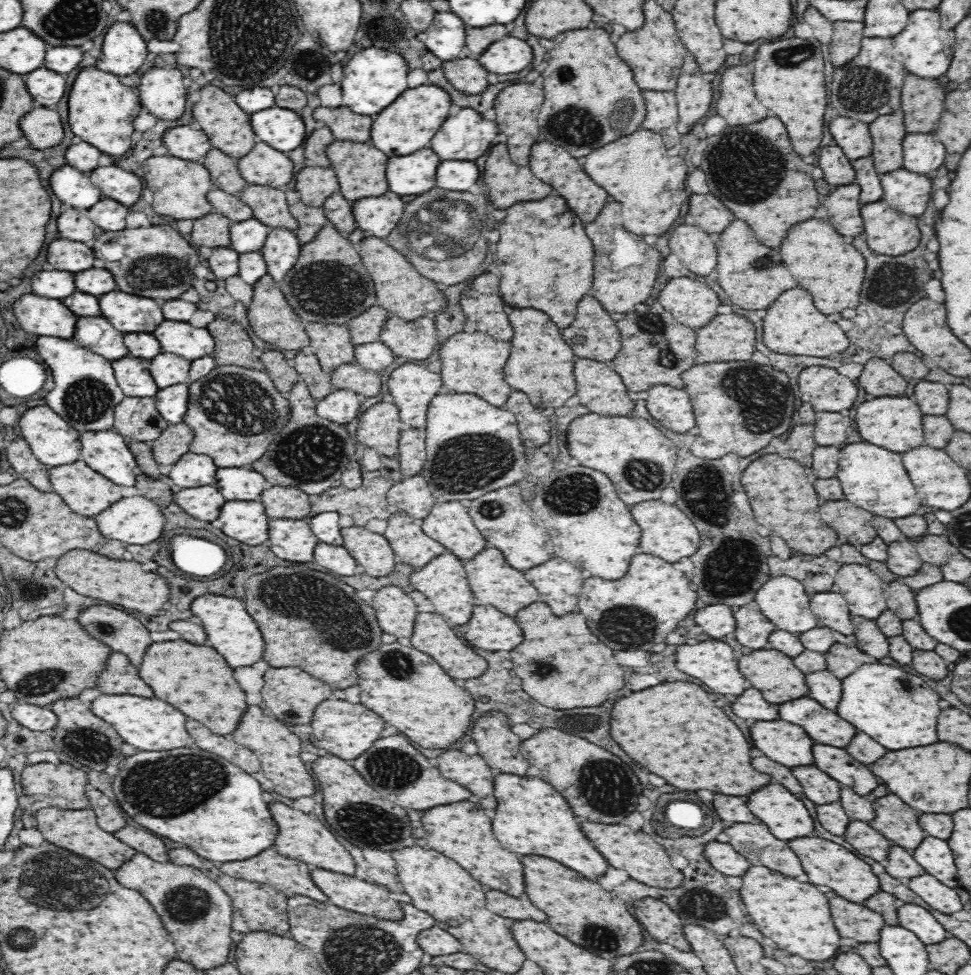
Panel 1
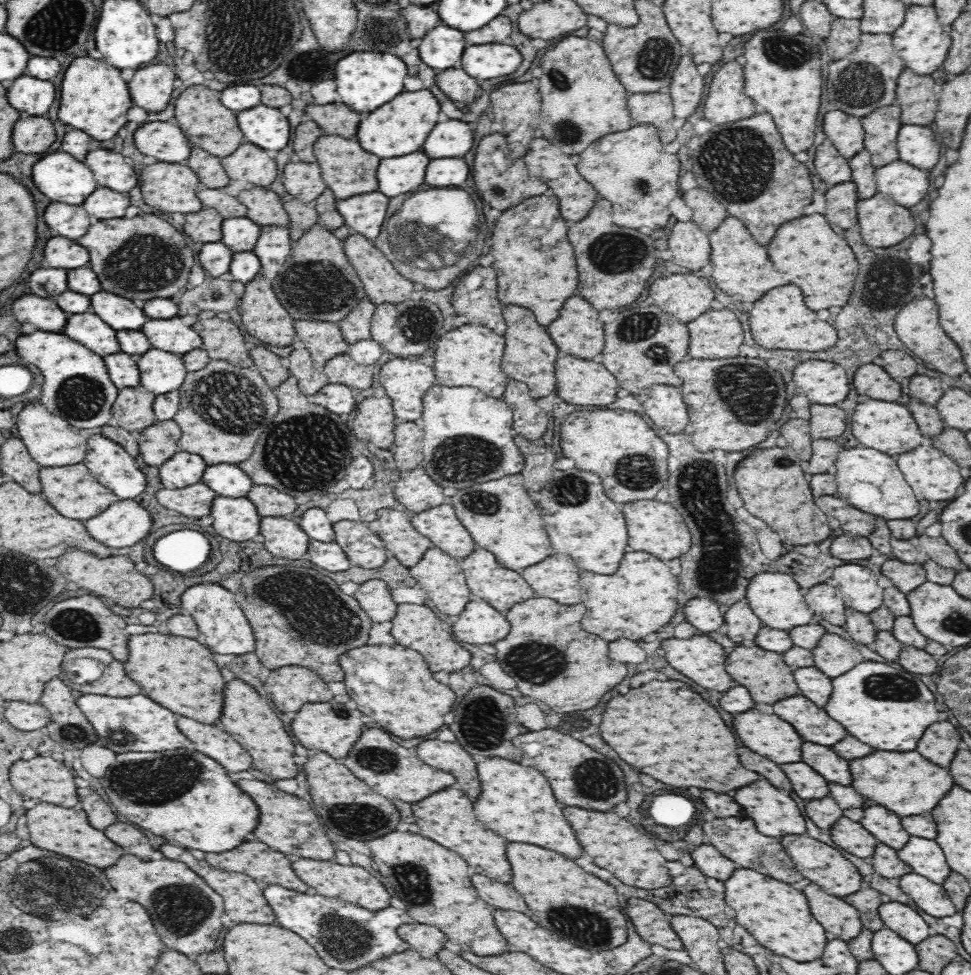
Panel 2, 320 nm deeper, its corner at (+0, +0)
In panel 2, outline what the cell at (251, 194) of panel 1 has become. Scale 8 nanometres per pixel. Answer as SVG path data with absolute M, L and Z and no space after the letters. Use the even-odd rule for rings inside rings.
M255 186L248 190L242 190L237 198L248 208L248 218L254 220L256 224L260 224L260 226L288 226L288 213L280 201L281 198L273 191Z

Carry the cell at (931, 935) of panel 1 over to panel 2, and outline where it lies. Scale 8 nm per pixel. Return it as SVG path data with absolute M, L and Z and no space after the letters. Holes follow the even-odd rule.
M889 901L878 906L878 914L886 929L898 933L904 940L916 945L928 938L930 926L916 909L899 902Z

